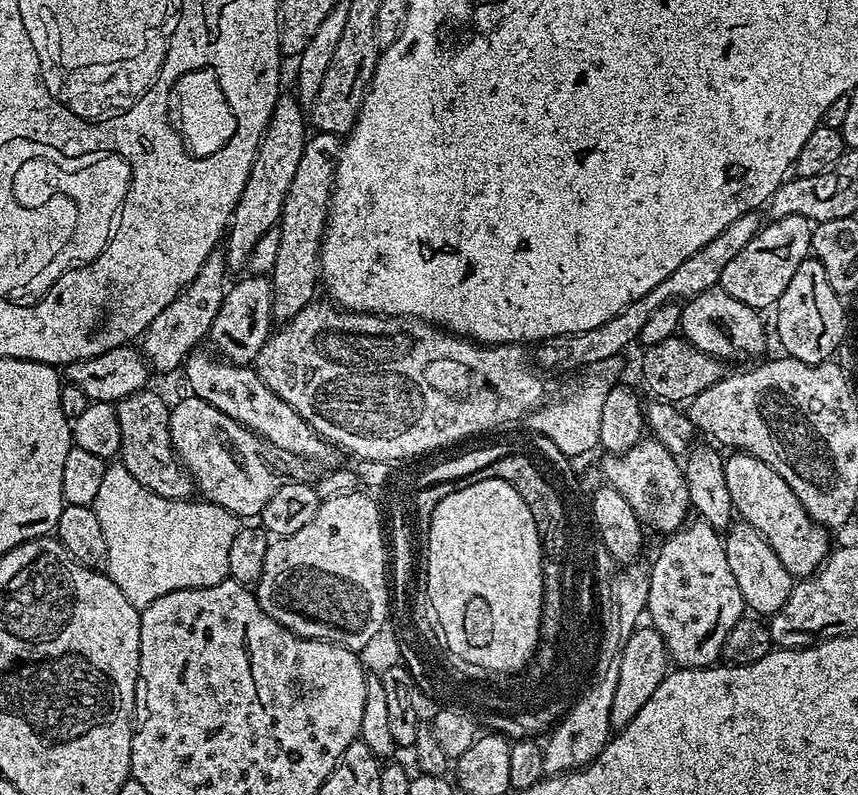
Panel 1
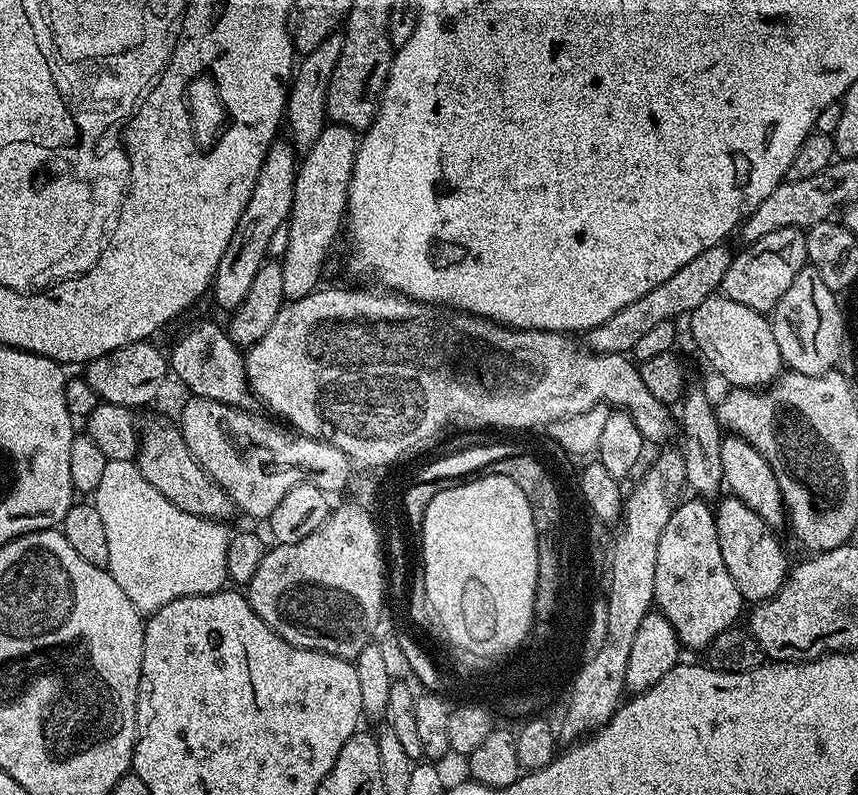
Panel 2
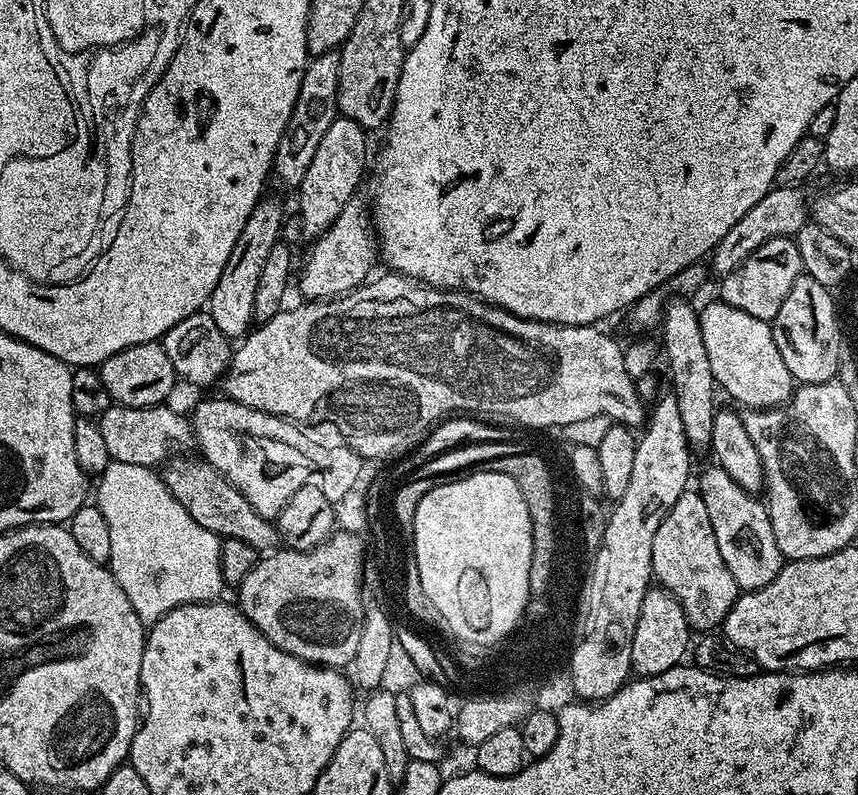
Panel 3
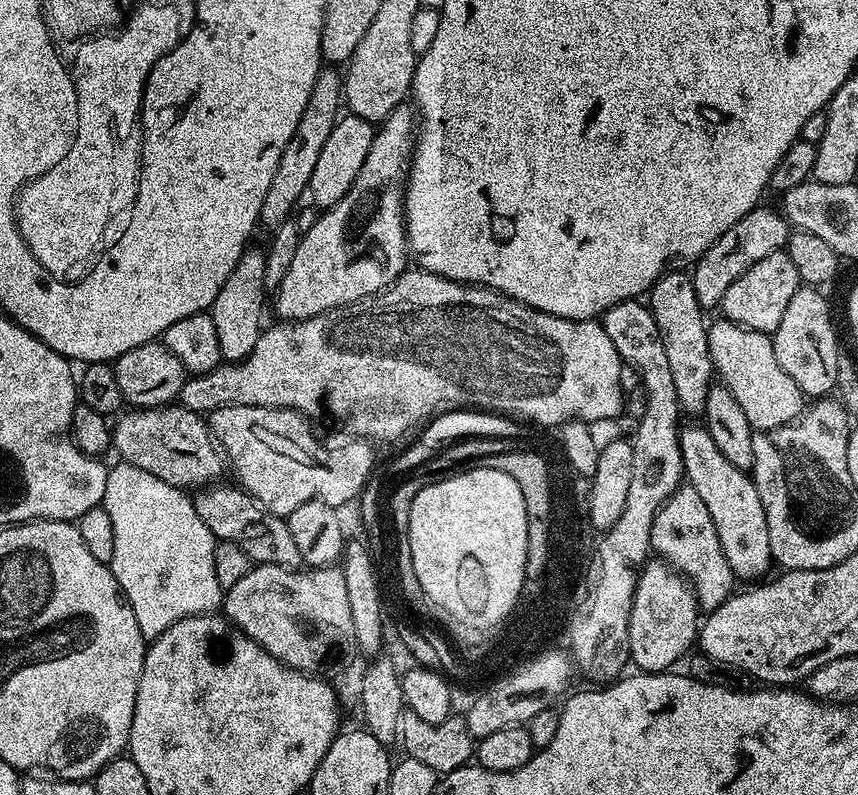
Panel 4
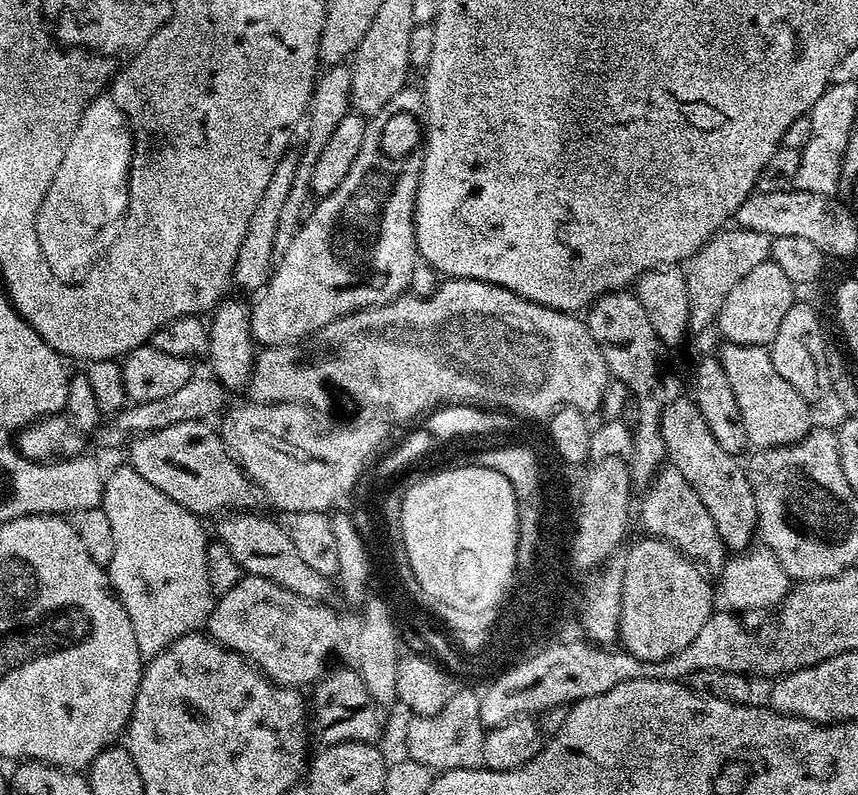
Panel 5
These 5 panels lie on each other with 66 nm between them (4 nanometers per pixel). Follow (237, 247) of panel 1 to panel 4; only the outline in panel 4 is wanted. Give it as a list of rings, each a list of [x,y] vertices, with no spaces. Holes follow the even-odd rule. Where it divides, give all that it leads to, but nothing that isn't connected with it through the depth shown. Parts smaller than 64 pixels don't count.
[[[255,246],[249,247],[240,255],[230,278],[222,282],[222,290],[218,290],[218,298],[214,298],[210,315],[214,322],[214,330],[218,334],[220,355],[225,361],[239,362],[245,360],[254,350],[262,331],[260,319],[264,316],[264,275],[267,270],[267,255]]]

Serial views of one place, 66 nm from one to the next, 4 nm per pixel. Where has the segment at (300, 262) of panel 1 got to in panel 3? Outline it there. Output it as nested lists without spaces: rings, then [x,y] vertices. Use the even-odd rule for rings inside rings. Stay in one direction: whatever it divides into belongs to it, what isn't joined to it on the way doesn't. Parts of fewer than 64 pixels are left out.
[[[337,115],[330,130],[326,130],[310,167],[306,169],[306,178],[302,178],[298,189],[298,213],[303,219],[305,237],[321,236],[338,218],[338,214],[342,214],[346,202],[357,195],[356,187],[364,176],[364,163],[368,160],[368,136],[361,124],[342,115]]]

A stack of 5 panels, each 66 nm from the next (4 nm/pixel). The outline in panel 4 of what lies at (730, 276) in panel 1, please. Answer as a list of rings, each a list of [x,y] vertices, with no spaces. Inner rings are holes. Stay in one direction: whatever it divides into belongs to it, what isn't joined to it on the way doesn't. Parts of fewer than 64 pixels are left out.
[[[777,250],[766,254],[746,274],[742,274],[734,282],[730,282],[730,290],[720,299],[719,311],[727,319],[733,320],[744,328],[755,332],[776,331],[778,322],[782,322],[782,314],[786,314],[786,306],[790,306],[790,298],[802,287],[802,281],[794,262],[789,258],[787,251]]]

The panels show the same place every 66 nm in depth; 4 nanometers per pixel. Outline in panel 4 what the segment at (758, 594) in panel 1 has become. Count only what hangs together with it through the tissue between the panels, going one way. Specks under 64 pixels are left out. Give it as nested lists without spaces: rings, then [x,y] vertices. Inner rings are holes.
[[[685,423],[680,430],[680,449],[684,463],[684,480],[687,487],[698,490],[698,498],[710,510],[710,518],[714,518],[714,530],[718,530],[718,542],[722,542],[722,554],[726,554],[726,562],[730,562],[737,577],[752,582],[774,561],[770,550],[770,530],[766,526],[766,510],[762,498],[758,498],[756,484],[745,469],[734,466],[722,450],[718,450],[714,438],[710,438],[707,427],[703,423]]]

